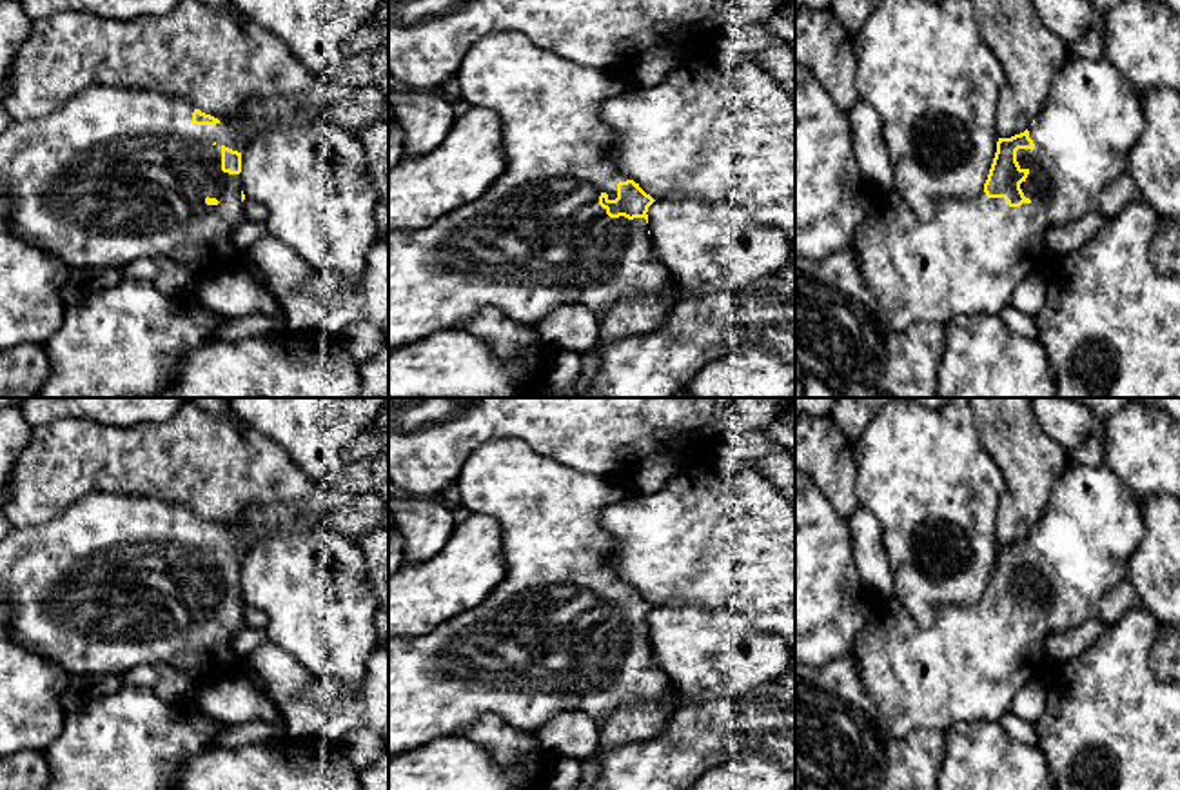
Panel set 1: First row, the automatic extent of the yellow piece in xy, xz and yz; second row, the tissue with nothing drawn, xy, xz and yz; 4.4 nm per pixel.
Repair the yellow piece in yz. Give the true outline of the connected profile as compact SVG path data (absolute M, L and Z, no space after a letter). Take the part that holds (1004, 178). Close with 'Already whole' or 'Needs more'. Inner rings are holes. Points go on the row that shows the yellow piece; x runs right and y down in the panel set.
M1069 56L1051 80L1033 123L1020 134L998 138L980 194L971 200L944 198L929 220L920 220L895 189L873 194L850 249L888 325L902 332L915 323L946 325L959 316L1000 316L1011 305L1017 285L1047 254L1046 232L1095 211L1098 194L1127 174L1127 158L1144 129L1142 94L1109 60Z. Needs more

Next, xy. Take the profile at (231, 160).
M314 76L301 94L258 98L238 122L211 116L187 100L163 93L91 85L62 109L29 122L11 122L0 134L0 194L15 198L11 232L60 258L73 271L127 267L140 258L167 258L194 271L200 278L218 265L247 262L232 243L234 229L247 220L241 191L241 151L263 129L294 125L312 118L330 120L349 133L388 116L388 100L378 87L345 87Z. Needs more

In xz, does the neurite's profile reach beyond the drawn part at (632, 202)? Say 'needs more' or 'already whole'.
needs more

